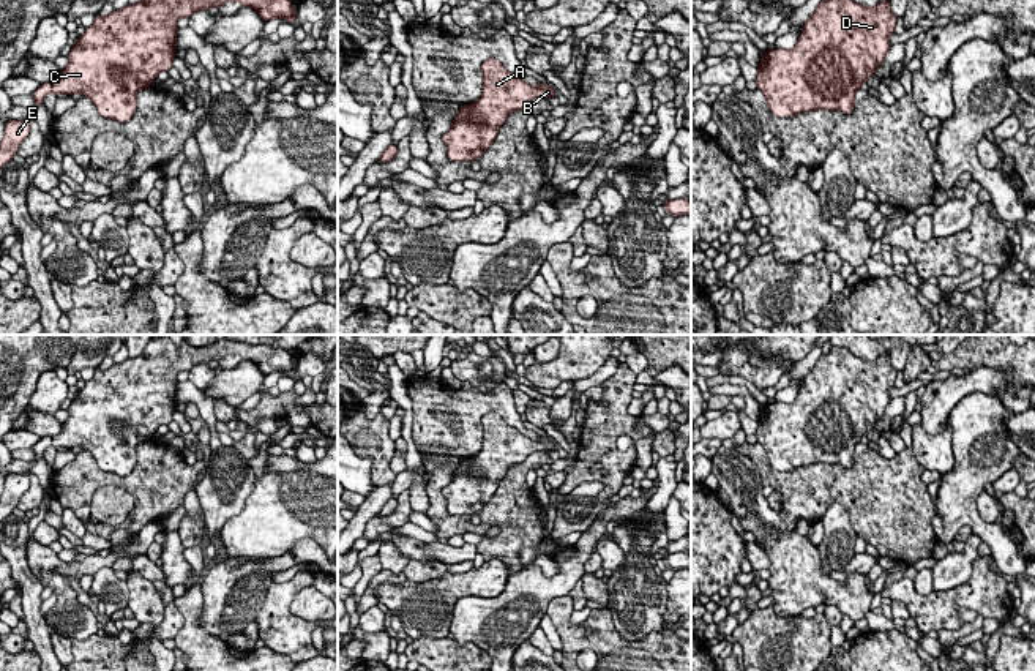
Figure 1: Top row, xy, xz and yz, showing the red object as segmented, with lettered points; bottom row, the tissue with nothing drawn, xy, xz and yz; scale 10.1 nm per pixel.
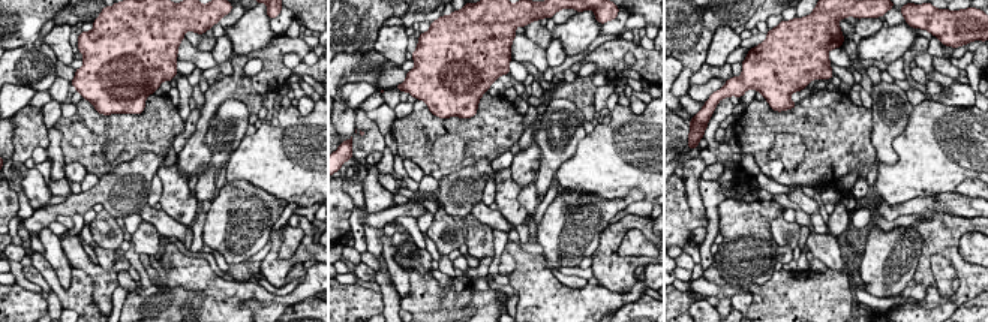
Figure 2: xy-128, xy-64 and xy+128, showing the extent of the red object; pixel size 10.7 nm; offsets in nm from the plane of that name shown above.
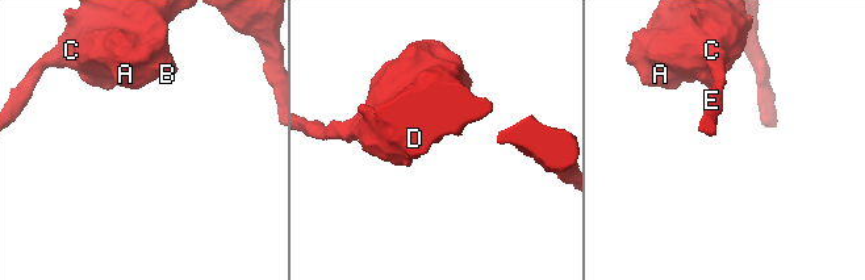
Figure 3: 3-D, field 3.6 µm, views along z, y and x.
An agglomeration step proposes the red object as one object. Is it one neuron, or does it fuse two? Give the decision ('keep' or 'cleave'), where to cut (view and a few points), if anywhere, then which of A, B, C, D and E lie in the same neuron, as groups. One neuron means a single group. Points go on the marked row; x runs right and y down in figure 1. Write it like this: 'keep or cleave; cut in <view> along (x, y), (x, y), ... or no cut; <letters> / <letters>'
keep; no cut; A B C D E

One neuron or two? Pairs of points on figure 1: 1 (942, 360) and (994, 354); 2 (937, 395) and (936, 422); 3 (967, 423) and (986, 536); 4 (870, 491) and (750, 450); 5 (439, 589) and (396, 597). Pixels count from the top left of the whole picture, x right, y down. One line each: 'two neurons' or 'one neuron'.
1: one neuron
2: one neuron
3: one neuron
4: one neuron
5: one neuron

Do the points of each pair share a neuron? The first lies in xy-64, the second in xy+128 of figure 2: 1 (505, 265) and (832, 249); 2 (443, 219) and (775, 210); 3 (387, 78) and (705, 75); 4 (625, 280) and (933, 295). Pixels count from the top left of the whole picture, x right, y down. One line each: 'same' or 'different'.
1: different
2: different
3: same
4: same

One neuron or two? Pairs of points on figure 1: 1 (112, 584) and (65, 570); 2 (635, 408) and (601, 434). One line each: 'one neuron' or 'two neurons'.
1: two neurons
2: two neurons

